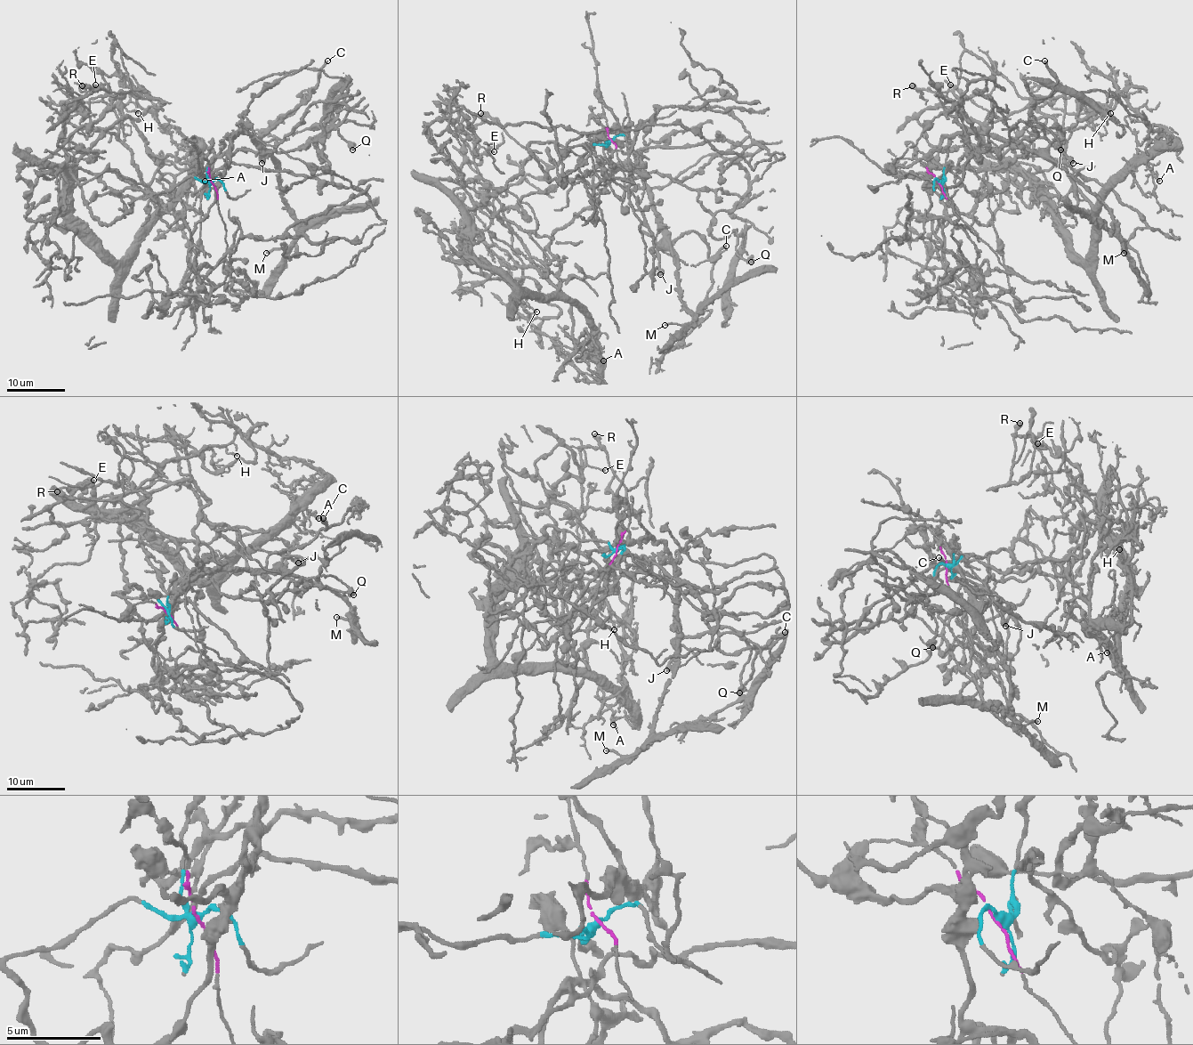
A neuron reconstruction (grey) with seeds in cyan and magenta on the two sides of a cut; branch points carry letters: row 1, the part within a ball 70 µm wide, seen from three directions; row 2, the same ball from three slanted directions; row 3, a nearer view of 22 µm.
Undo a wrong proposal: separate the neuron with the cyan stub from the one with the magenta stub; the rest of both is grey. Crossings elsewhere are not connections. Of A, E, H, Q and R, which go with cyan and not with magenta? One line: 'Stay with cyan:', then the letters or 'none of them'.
Stay with cyan: A, E, H, Q, R

